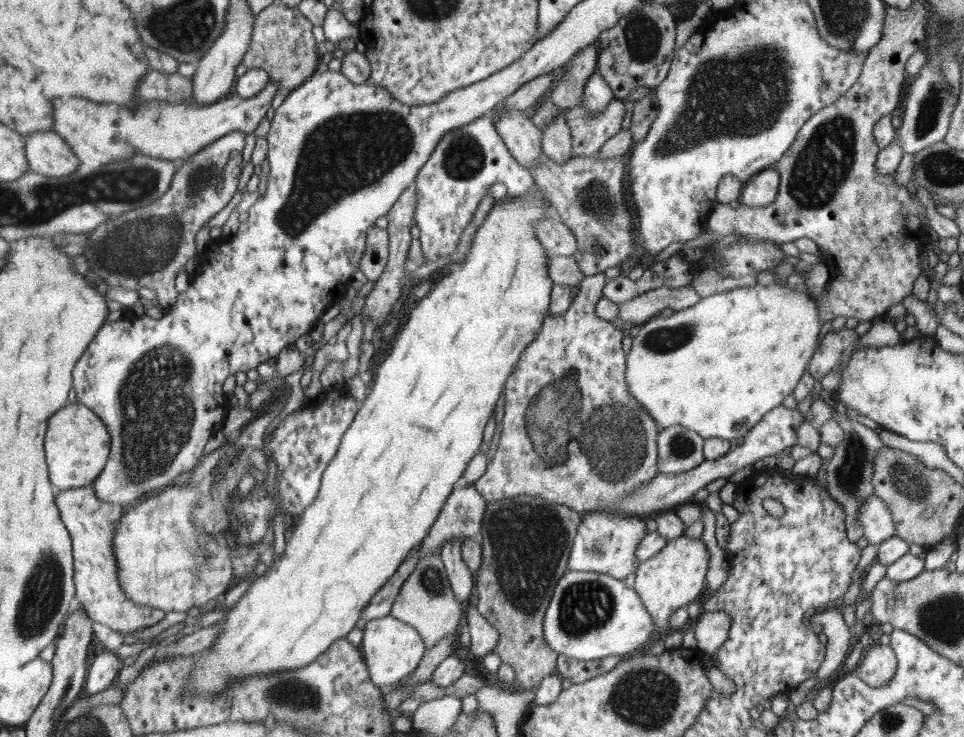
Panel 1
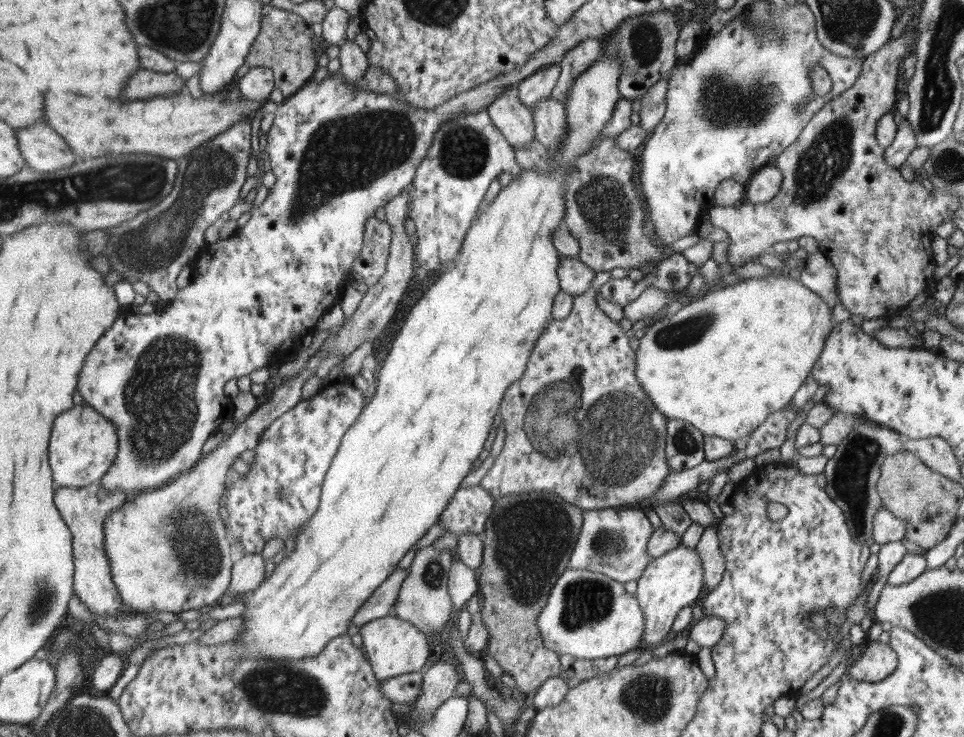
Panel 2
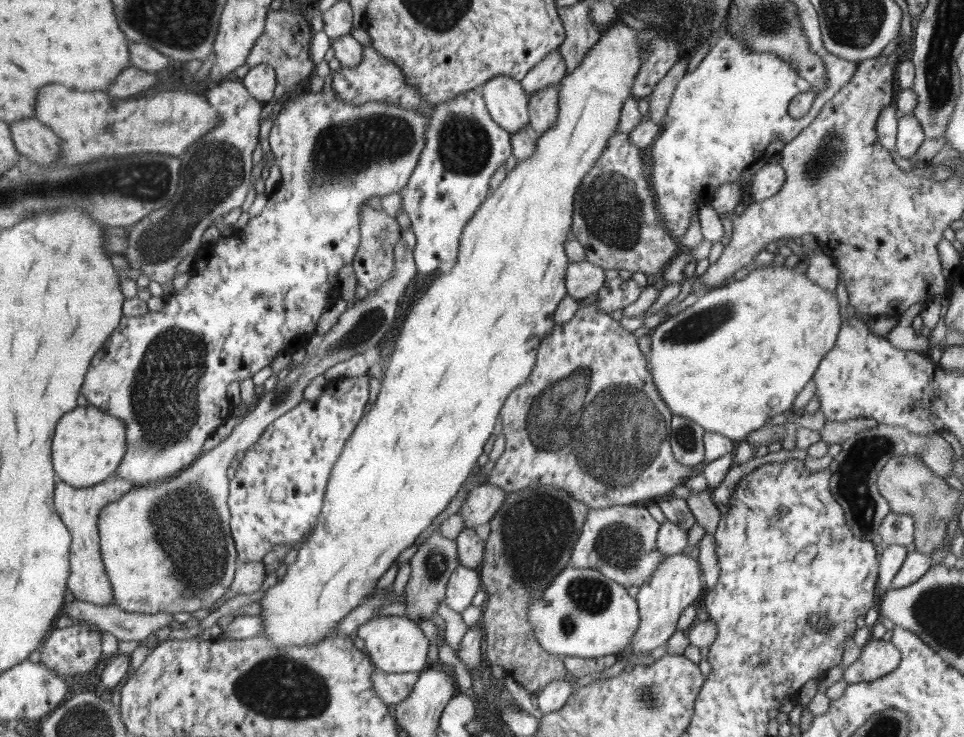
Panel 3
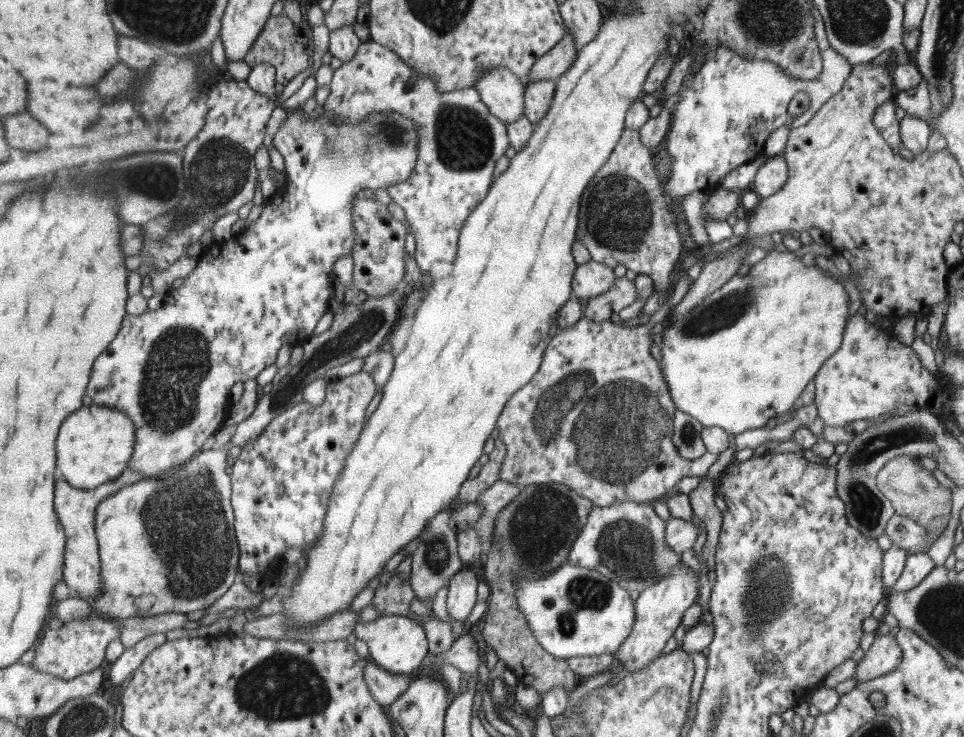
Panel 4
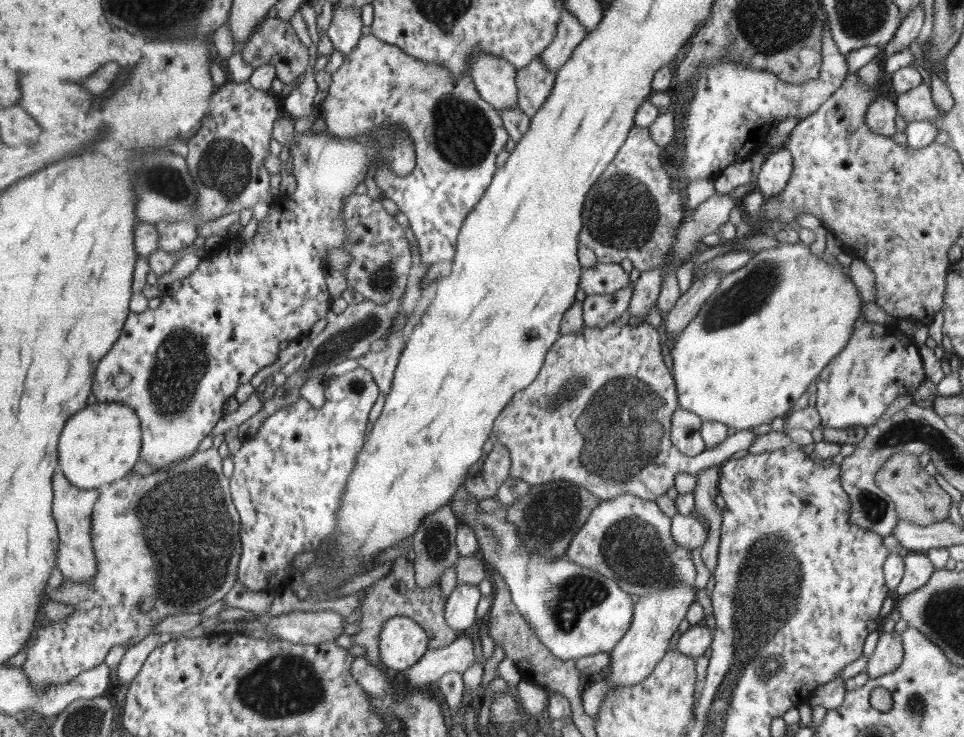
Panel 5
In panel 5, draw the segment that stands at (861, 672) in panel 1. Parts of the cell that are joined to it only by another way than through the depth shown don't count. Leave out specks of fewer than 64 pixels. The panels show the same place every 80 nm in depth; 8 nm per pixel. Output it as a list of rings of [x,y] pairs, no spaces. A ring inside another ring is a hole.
[[[880,630],[873,655],[868,659],[867,672],[870,679],[895,671],[903,661],[903,642],[896,631],[885,633]]]

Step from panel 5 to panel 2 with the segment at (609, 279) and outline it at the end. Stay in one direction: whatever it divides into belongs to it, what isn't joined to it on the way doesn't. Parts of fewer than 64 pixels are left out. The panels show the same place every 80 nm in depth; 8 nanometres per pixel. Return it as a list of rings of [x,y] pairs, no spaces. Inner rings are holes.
[[[563,255],[557,273],[561,290],[573,296],[584,294],[591,287],[591,282],[597,275],[594,270],[586,266],[580,259],[564,257]]]

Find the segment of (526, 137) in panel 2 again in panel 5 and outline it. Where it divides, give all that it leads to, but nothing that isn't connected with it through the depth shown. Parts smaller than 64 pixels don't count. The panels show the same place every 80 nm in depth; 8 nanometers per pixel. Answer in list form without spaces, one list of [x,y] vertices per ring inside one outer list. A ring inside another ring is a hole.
[[[480,51],[469,58],[467,72],[473,78],[473,83],[482,100],[488,102],[499,113],[502,110],[508,110],[508,108],[518,106],[518,87],[516,86],[517,71],[506,59],[502,59],[492,53]]]

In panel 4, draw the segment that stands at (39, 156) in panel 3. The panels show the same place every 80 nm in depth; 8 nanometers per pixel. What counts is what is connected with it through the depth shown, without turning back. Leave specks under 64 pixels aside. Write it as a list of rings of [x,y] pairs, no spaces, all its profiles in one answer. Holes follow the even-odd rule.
[[[26,111],[1,117],[4,128],[7,129],[8,144],[12,148],[21,148],[25,151],[39,151],[44,148],[49,130],[34,120]]]

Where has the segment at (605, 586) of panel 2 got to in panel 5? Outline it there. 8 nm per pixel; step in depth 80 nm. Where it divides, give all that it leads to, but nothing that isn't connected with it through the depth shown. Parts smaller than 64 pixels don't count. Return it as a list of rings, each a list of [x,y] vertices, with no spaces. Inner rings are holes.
[[[464,483],[450,500],[450,506],[456,519],[473,528],[479,542],[478,556],[487,568],[494,568],[502,581],[508,585],[512,602],[528,621],[542,644],[545,644],[554,656],[562,660],[578,659],[601,652],[610,653],[616,643],[626,634],[631,625],[635,604],[616,580],[608,579],[600,572],[581,567],[564,557],[549,559],[539,552],[531,553],[519,537],[518,531],[504,520],[503,513],[490,513],[478,510],[479,500],[471,497]]]

